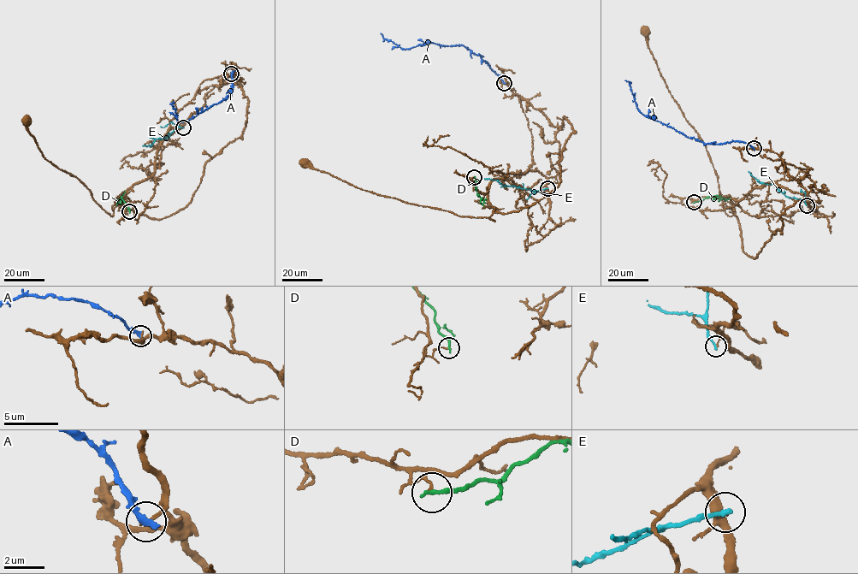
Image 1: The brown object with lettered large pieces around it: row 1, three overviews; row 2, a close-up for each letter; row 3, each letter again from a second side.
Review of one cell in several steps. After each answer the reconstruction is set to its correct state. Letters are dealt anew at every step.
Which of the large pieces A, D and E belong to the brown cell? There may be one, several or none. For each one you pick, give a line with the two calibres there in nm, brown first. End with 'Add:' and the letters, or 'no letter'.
Add: no letter

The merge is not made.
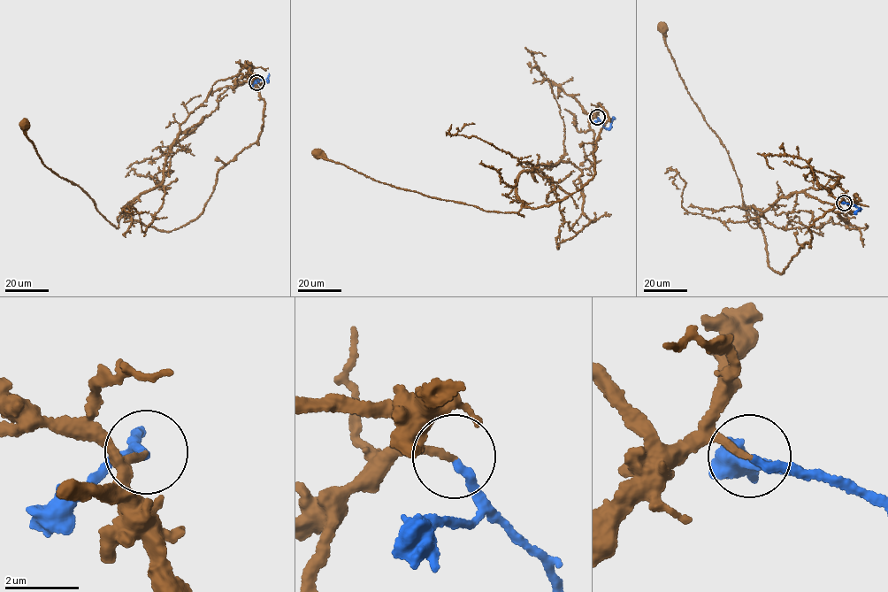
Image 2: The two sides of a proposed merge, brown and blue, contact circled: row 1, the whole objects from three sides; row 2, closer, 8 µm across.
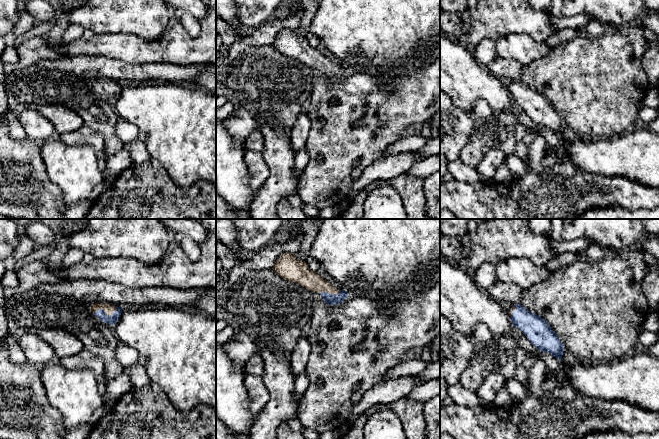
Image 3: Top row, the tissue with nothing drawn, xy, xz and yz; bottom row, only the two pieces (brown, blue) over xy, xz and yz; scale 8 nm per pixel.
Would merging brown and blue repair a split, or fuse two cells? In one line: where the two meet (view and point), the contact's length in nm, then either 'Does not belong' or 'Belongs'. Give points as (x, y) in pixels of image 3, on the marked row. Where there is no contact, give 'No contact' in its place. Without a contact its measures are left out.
Touches brown at xy (105, 312). Shared border 200 nm. Belongs

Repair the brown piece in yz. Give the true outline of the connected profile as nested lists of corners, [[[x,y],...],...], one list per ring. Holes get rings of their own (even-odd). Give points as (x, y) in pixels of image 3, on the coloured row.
[[[520,304],[512,306],[508,312],[512,325],[521,330],[533,346],[562,361],[563,344],[545,320]]]

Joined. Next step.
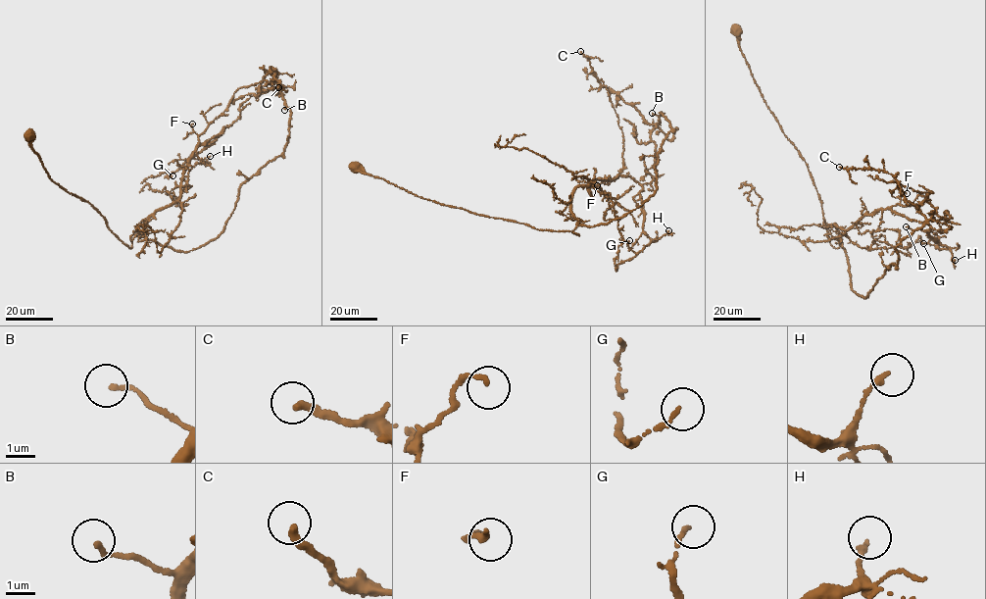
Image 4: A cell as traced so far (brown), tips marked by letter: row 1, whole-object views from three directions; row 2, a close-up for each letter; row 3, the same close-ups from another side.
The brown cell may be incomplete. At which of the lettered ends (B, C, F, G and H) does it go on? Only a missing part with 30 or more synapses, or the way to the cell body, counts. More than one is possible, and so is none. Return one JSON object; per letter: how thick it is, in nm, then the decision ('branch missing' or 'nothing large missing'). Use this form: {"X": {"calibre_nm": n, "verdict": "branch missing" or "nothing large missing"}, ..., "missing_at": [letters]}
{"B": {"calibre_nm": 160, "verdict": "nothing large missing"}, "C": {"calibre_nm": 240, "verdict": "branch missing"}, "F": {"calibre_nm": 130, "verdict": "nothing large missing"}, "G": {"calibre_nm": 120, "verdict": "nothing large missing"}, "H": {"calibre_nm": 190, "verdict": "nothing large missing"}, "missing_at": ["C"]}

